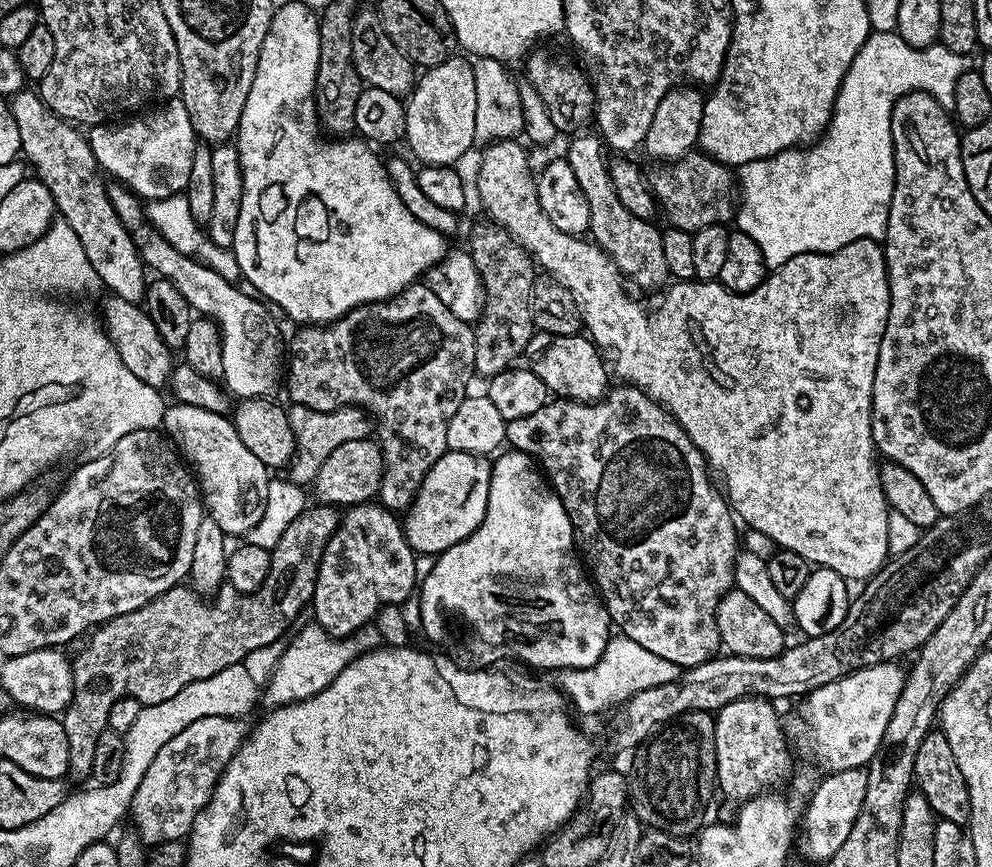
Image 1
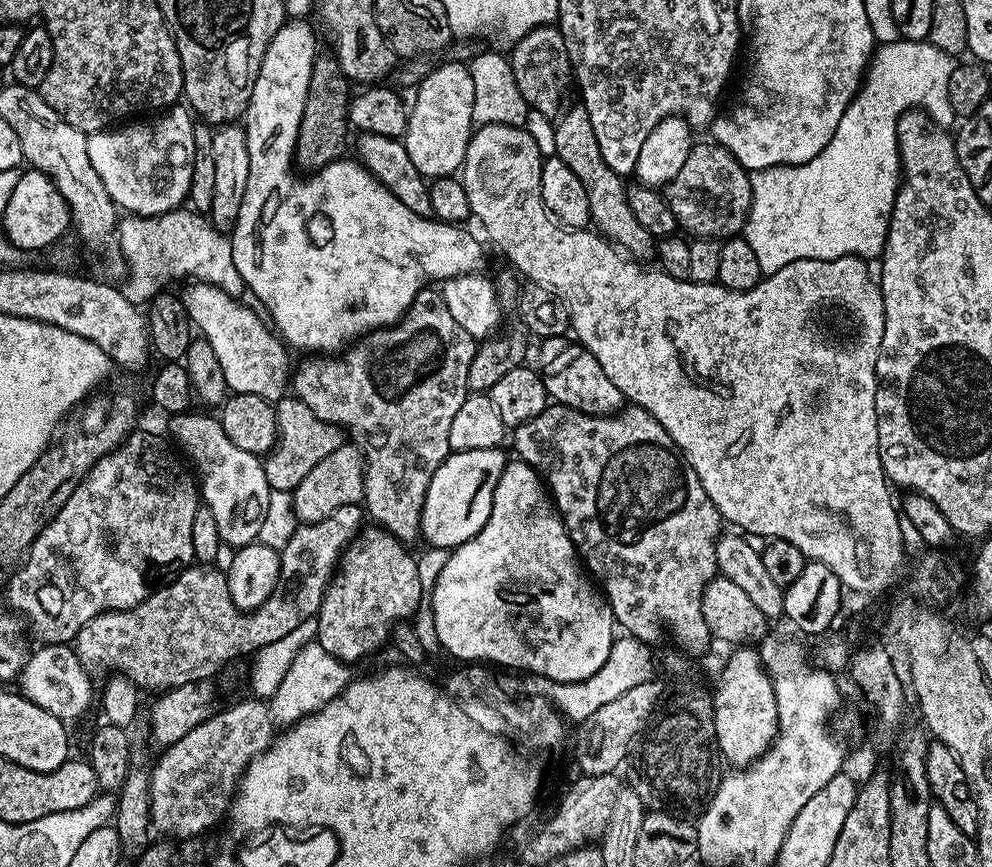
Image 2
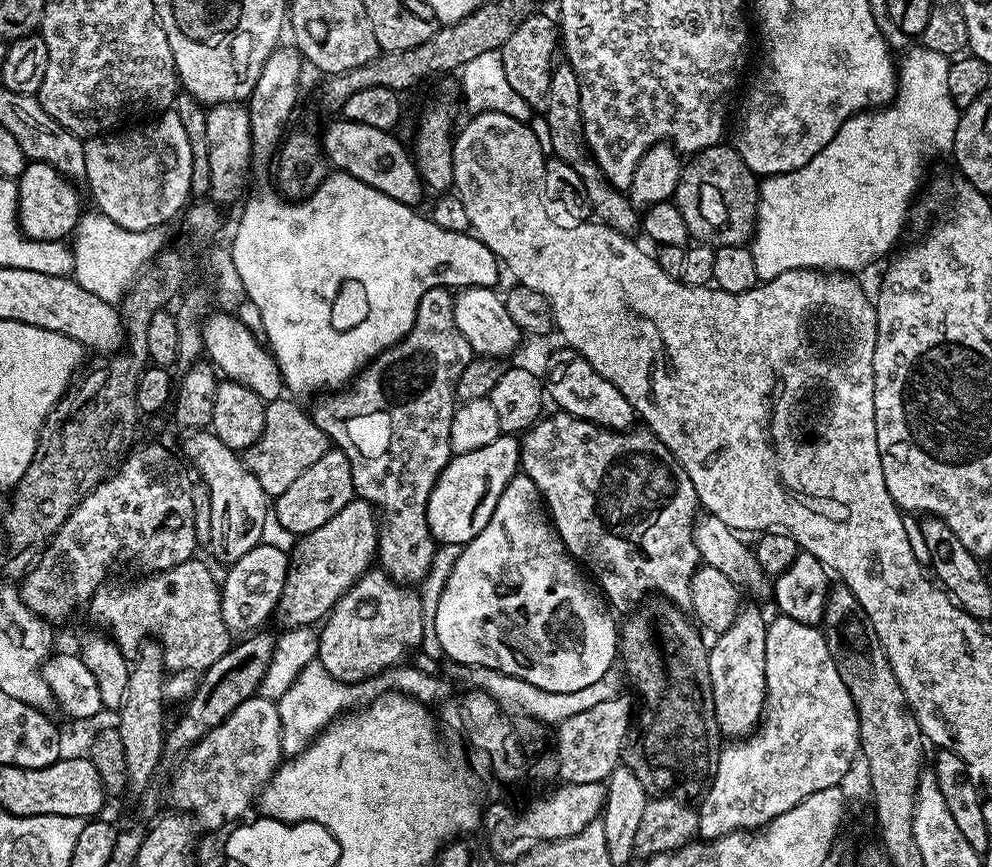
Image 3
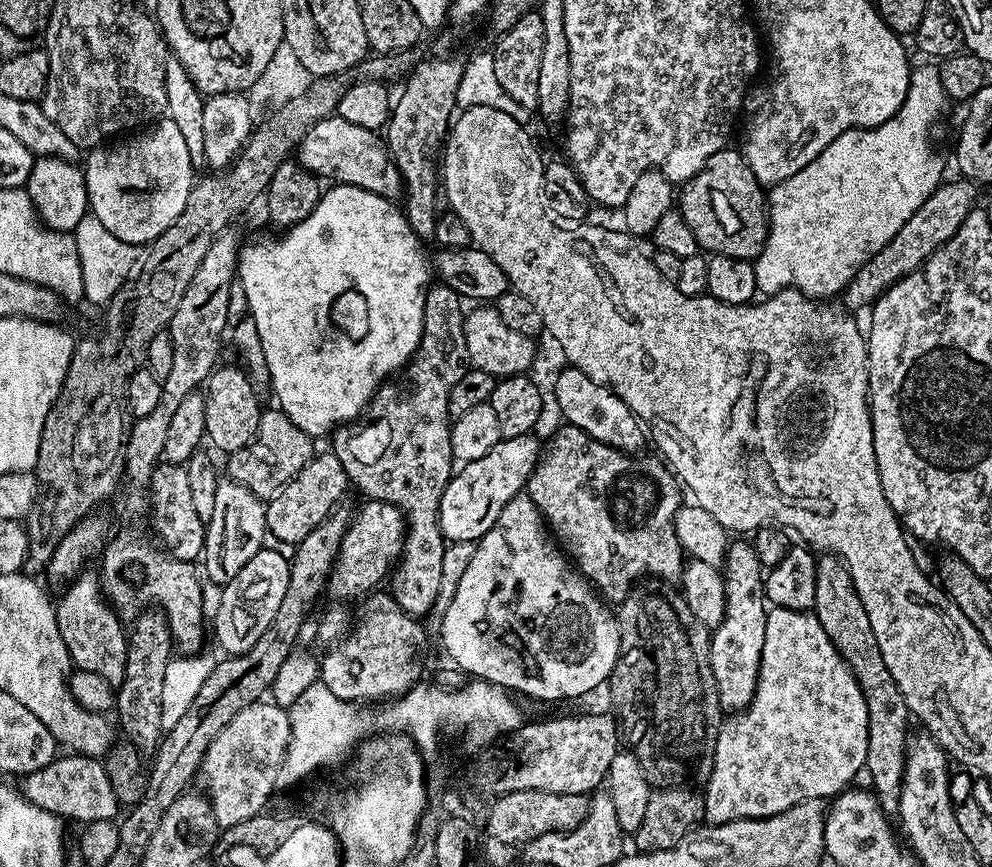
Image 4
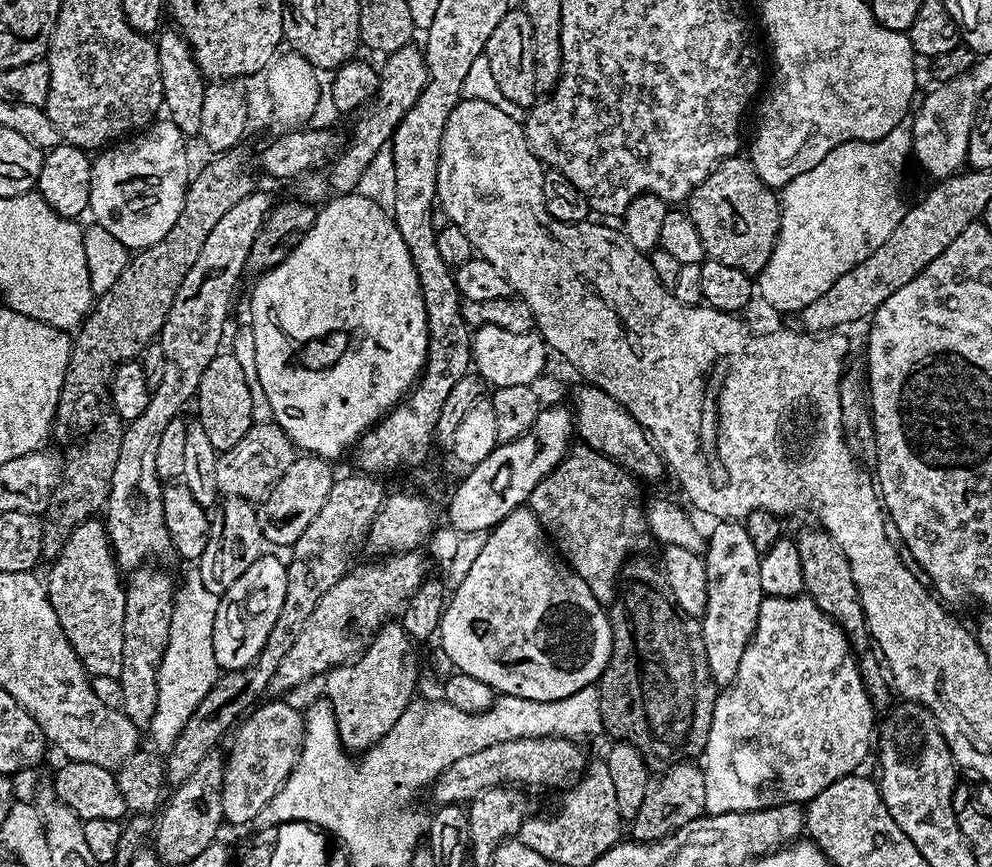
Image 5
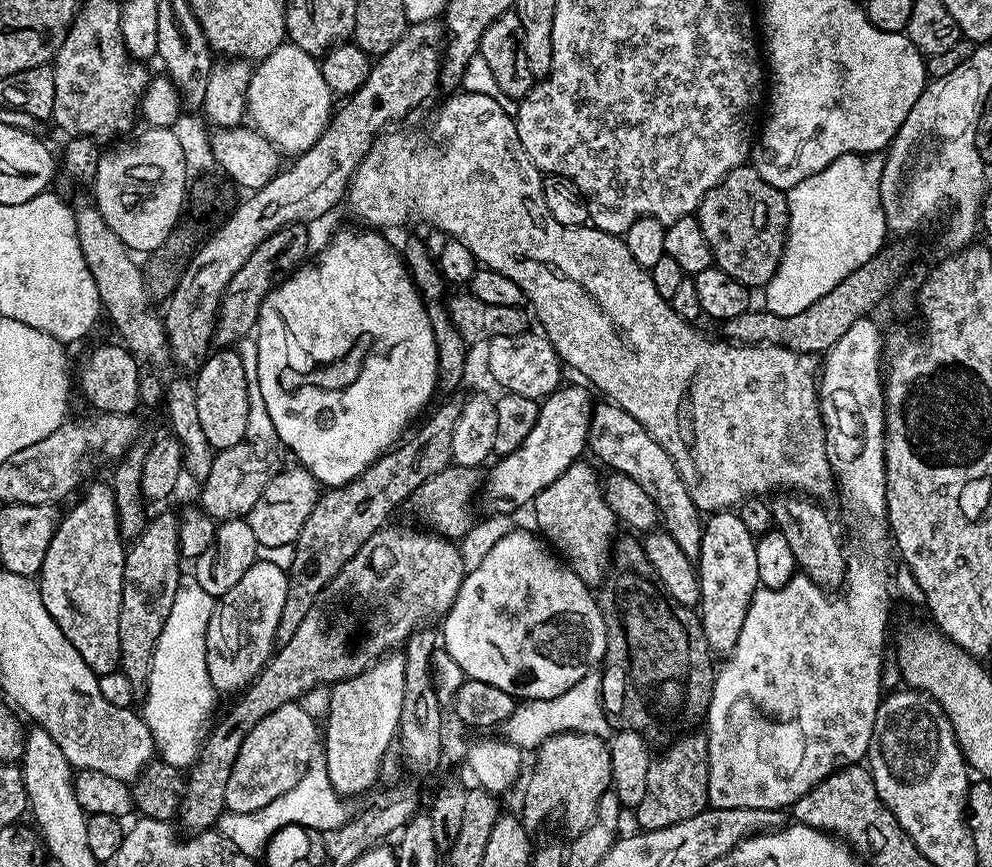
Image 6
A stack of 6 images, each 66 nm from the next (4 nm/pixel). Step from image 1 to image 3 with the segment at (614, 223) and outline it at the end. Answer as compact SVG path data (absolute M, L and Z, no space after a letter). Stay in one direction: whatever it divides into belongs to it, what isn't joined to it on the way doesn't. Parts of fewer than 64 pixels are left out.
M560 62L553 67L550 74L550 90L544 99L542 109L544 121L550 126L551 155L555 159L566 162L578 170L578 178L586 185L586 194L590 194L590 206L592 216L601 224L607 224L616 232L632 234L641 227L642 220L638 215L638 209L632 205L632 201L619 188L613 188L602 174L602 170L592 159L588 146L584 142L584 127L582 126L582 114L580 113L580 87L578 86L578 74L566 62Z

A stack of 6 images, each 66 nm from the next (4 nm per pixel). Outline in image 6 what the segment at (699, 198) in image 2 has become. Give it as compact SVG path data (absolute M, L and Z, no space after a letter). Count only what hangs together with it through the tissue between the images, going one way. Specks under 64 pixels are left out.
M755 166L735 168L730 174L726 174L726 178L722 178L722 182L718 182L718 186L714 186L714 190L710 190L702 198L694 215L702 226L706 242L710 242L715 267L730 274L730 278L738 278L738 282L742 282L750 290L763 289L770 278L774 278L788 241L788 198L781 189L770 186L770 182L766 182L766 178L758 174Z

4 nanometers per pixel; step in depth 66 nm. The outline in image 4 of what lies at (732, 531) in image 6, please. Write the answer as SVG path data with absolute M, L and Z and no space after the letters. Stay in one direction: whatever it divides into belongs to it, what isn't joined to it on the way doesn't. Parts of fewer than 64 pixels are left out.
M736 538L729 543L728 555L722 565L722 575L726 610L724 621L710 636L710 666L714 670L714 682L718 686L721 709L725 713L735 714L743 712L754 698L762 642L766 642L766 618L770 608L764 591L766 572L760 567L756 552L747 539Z

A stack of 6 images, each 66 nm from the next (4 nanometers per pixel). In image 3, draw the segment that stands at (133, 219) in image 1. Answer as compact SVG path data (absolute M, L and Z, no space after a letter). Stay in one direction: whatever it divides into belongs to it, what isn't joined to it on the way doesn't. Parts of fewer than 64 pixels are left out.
M224 310L218 312L209 315L204 321L204 351L207 359L227 379L236 380L242 386L254 390L254 394L258 394L261 400L267 402L281 399L285 386L276 357L261 343L257 333L251 332L239 318Z

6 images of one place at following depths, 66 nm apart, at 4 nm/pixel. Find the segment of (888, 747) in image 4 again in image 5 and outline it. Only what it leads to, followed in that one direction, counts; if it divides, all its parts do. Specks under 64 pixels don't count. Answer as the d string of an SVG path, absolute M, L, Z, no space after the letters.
M819 526L811 527L802 529L794 536L798 546L798 556L802 558L804 592L845 632L849 644L859 653L860 676L864 679L869 698L872 699L873 709L891 709L894 704L894 699L892 700L894 688L886 675L885 665L875 651L872 651L873 653L864 652L868 647L870 649L873 647L874 641L868 635L868 619L864 617L858 586L854 582L854 574L850 570L850 562L846 558L846 554L842 554L838 542L834 542L834 538L830 538L828 532Z

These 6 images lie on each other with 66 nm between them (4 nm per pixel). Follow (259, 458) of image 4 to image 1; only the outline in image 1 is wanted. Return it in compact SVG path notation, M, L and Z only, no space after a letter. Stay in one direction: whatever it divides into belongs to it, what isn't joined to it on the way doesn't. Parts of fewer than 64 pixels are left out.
M292 404L287 409L290 430L294 434L296 450L292 454L292 459L286 469L287 479L301 486L308 486L313 483L322 470L322 462L338 450L346 442L358 442L367 440L373 435L374 424L367 412L362 408L339 408L333 412L315 412L301 404Z

